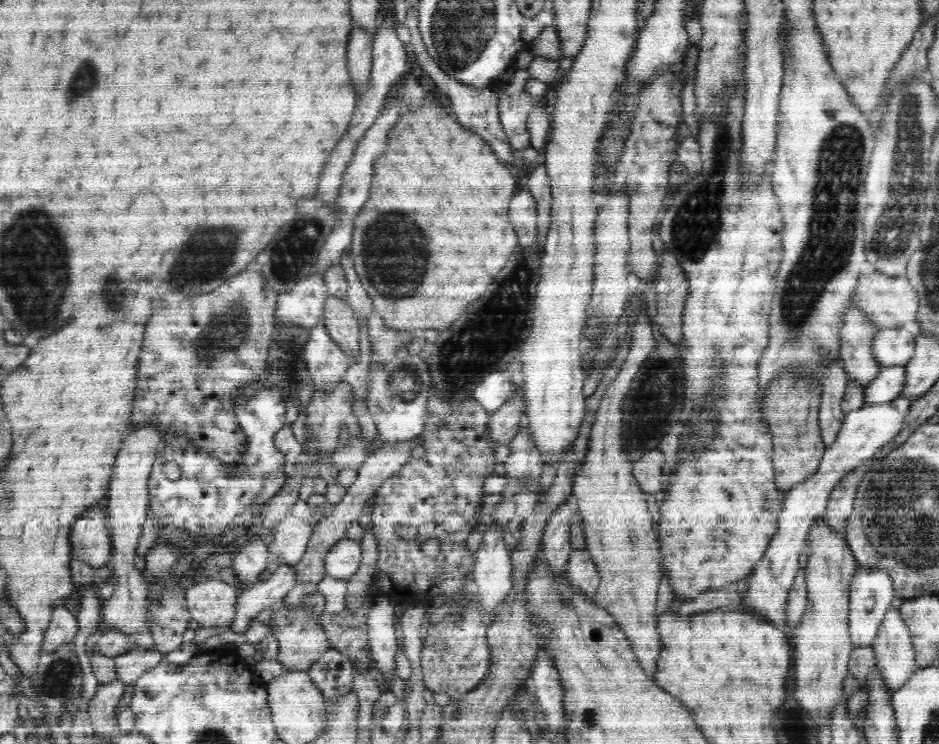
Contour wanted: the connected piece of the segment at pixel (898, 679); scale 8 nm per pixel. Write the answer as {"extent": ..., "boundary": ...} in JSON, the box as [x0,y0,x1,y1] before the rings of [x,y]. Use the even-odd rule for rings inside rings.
{"extent":[871,606,918,696],"boundary":[[[890,606],[885,612],[871,647],[891,696],[918,668],[911,634],[899,609]]]}

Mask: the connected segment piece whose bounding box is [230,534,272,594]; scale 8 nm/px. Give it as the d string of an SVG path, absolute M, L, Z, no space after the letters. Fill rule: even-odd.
M256 534L252 538L246 538L244 546L235 555L230 567L242 584L242 588L237 589L237 594L259 582L258 575L266 568L268 558L272 557L267 547L268 542L268 539L259 538Z

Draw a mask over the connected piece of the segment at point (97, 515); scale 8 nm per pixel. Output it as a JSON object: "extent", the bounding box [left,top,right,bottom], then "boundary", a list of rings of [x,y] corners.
{"extent":[70,508,113,568],"boundary":[[[88,508],[80,520],[74,522],[70,532],[73,544],[74,559],[84,561],[94,568],[107,566],[106,562],[113,558],[112,541],[106,538],[107,518],[100,508]]]}

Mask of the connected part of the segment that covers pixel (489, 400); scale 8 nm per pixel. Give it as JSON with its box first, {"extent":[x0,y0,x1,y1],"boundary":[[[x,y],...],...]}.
{"extent":[473,369,512,413],"boundary":[[[495,369],[482,376],[473,390],[475,398],[489,413],[497,412],[507,401],[512,387],[512,380],[507,371]]]}

